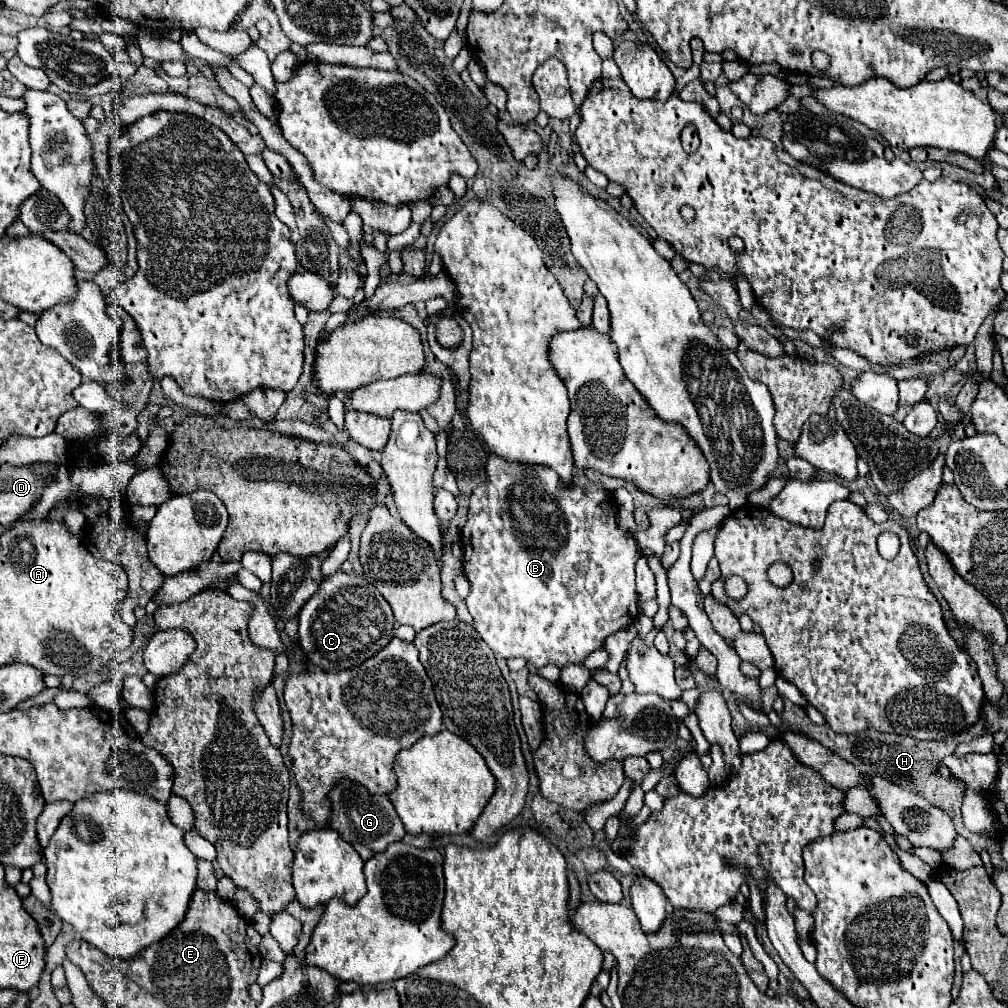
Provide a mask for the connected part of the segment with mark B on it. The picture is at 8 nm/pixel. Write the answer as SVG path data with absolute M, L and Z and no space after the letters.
M490 455L486 465L486 481L484 485L478 485L470 495L468 521L462 527L462 543L464 543L464 575L470 581L470 593L466 597L468 611L474 617L474 627L480 633L480 637L488 643L488 647L496 655L502 655L504 659L524 657L528 663L532 663L538 669L548 663L560 669L572 663L582 663L586 655L604 645L604 639L608 635L632 625L640 615L636 583L634 583L634 565L642 557L642 549L638 547L636 539L618 525L618 507L602 483L566 487L564 481L550 467L510 463L500 455Z

